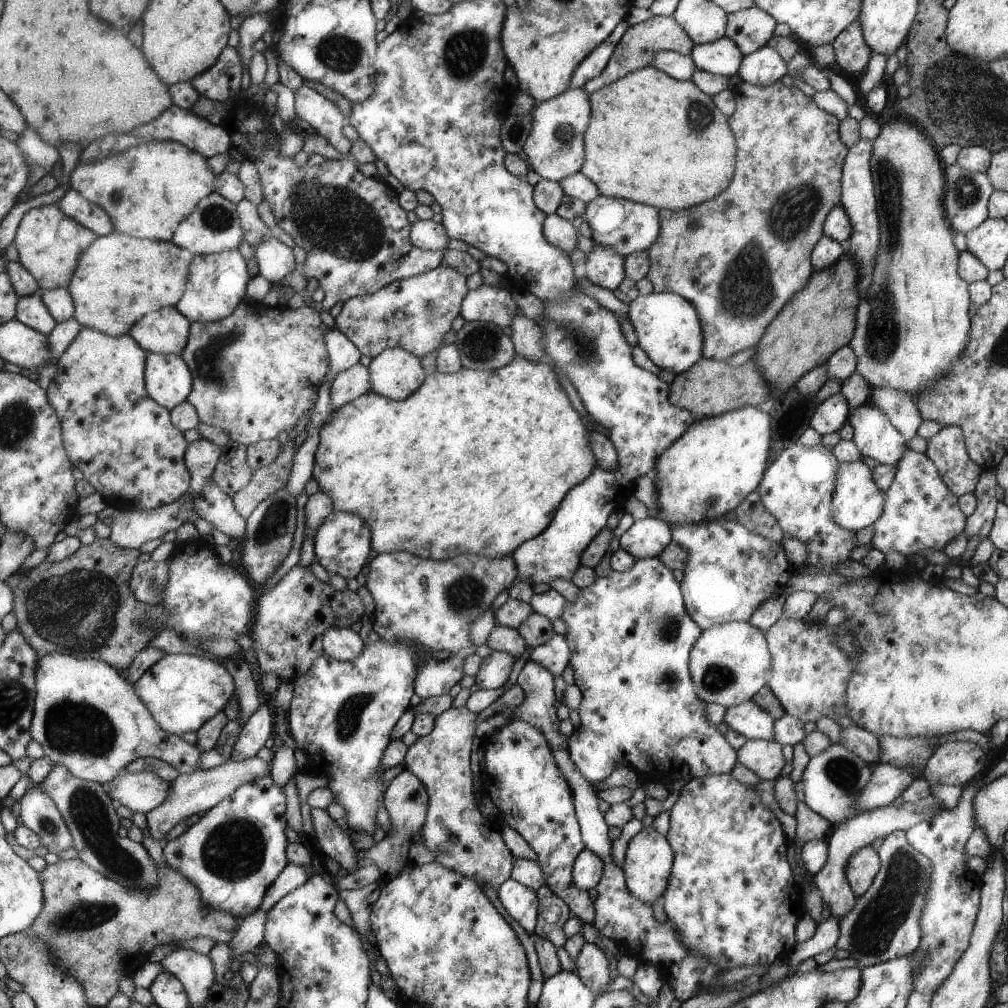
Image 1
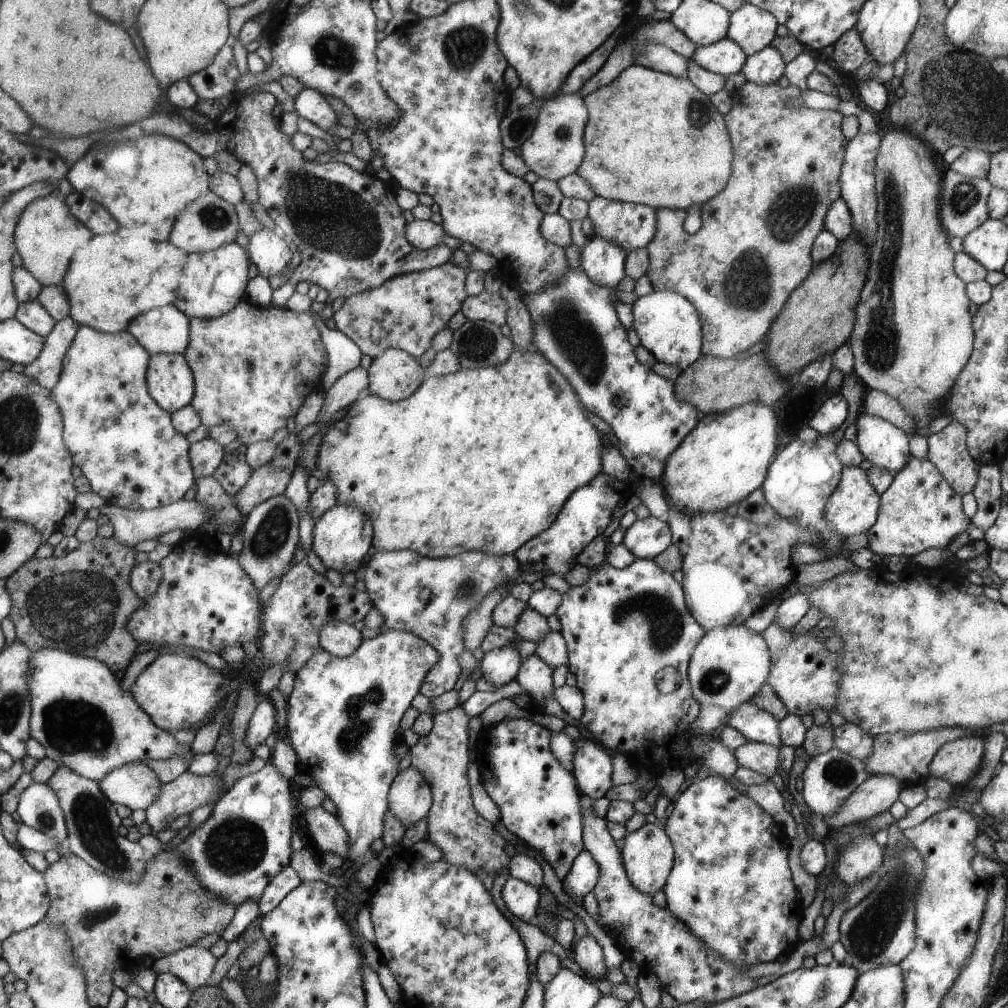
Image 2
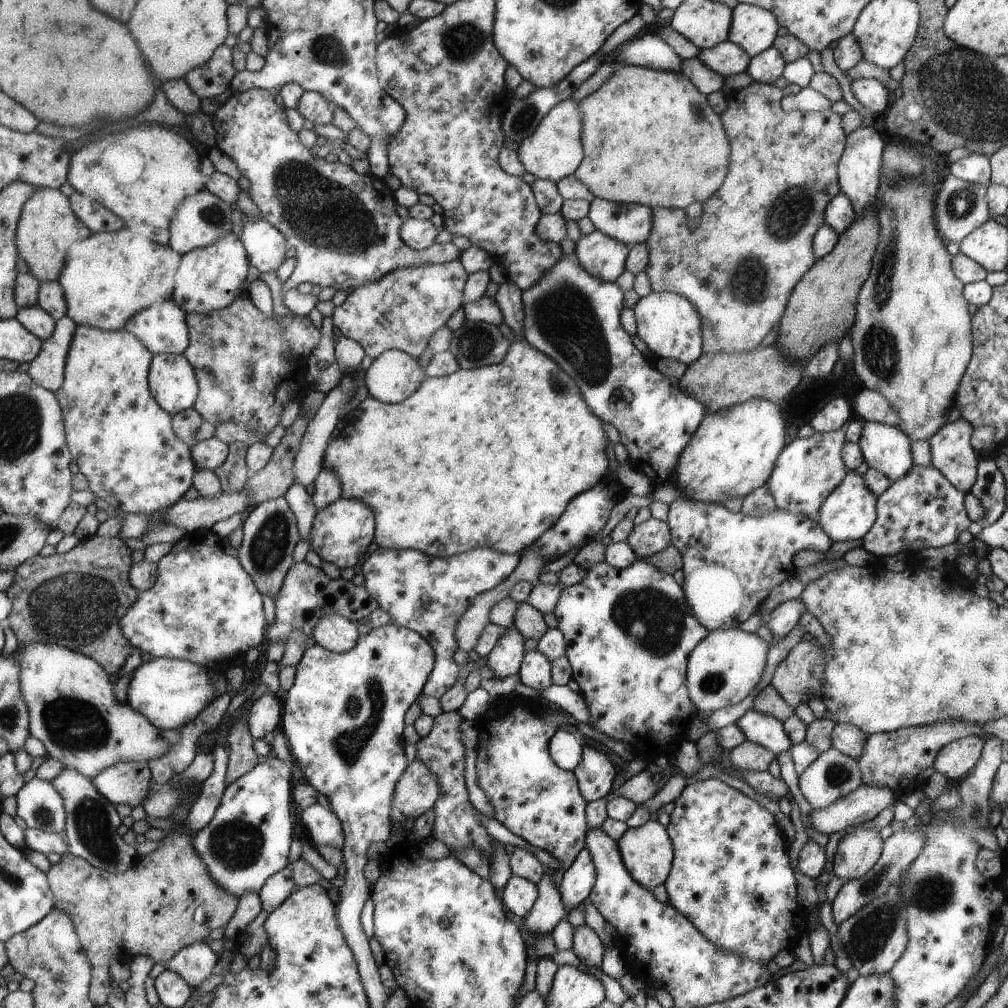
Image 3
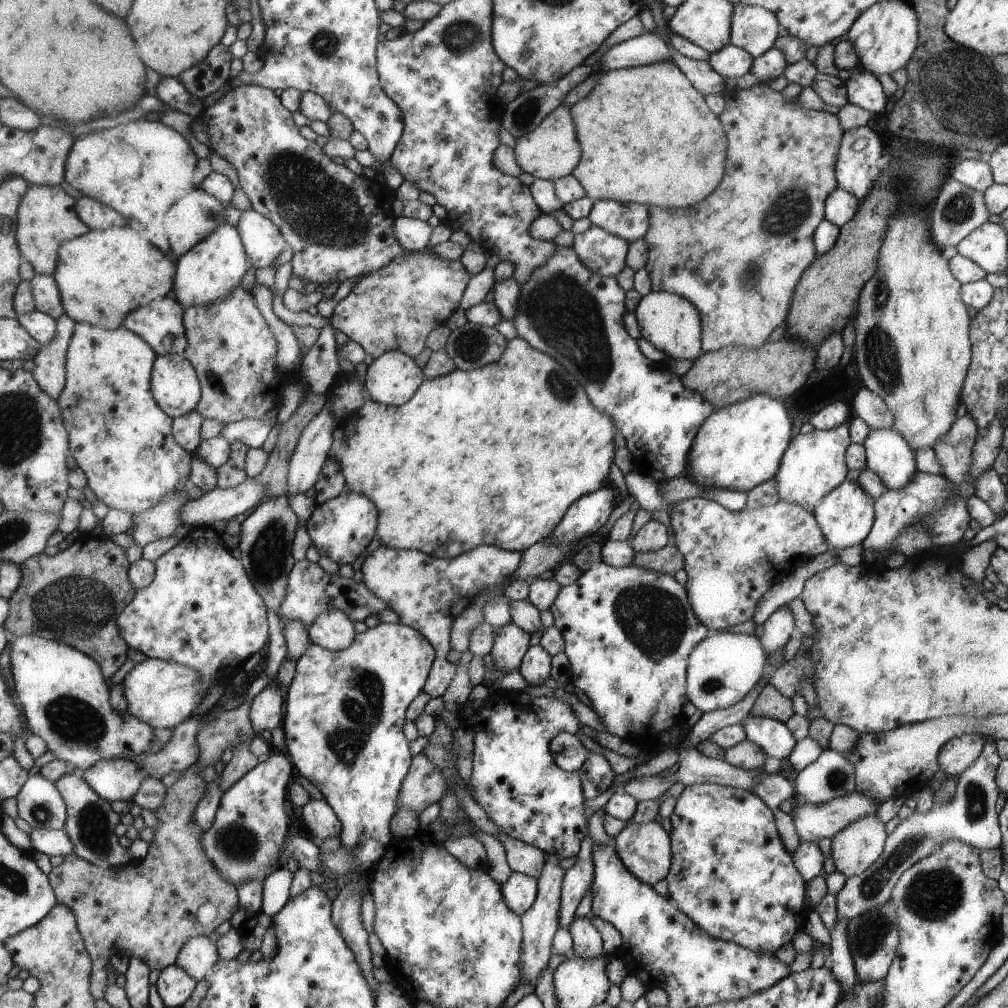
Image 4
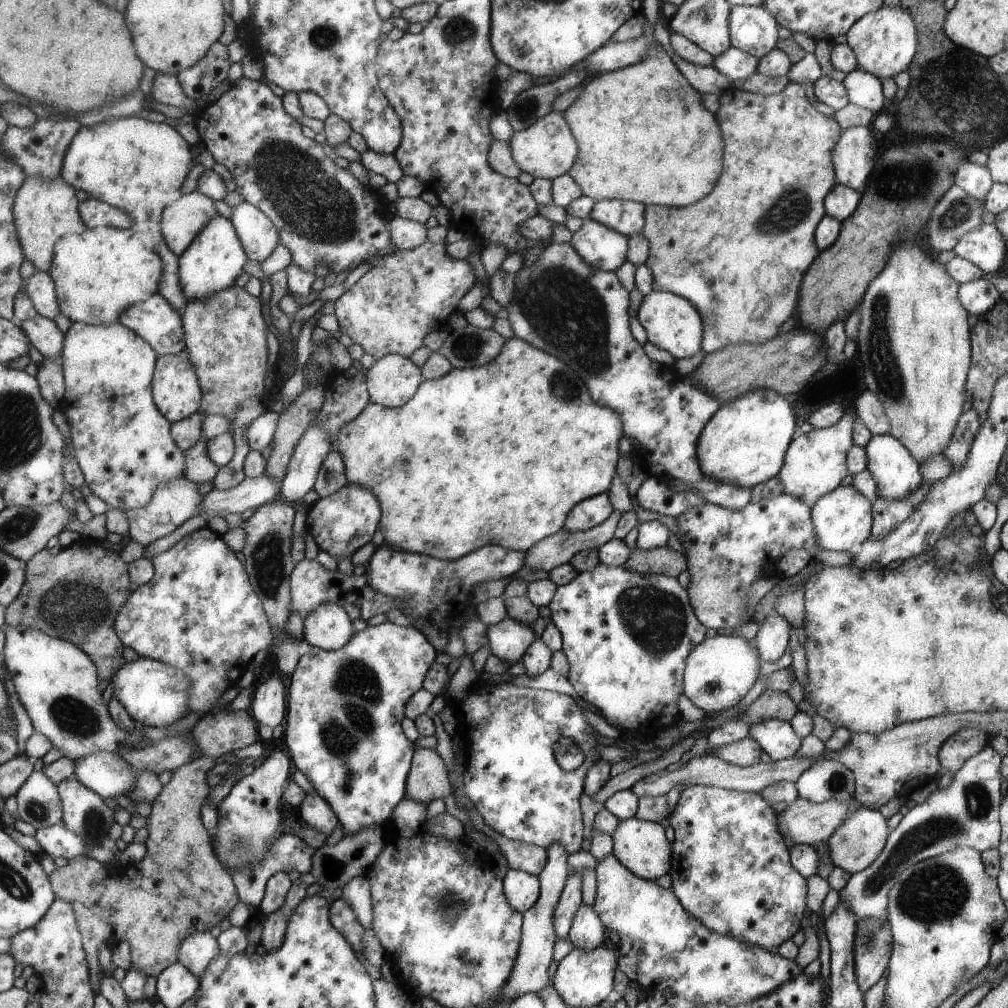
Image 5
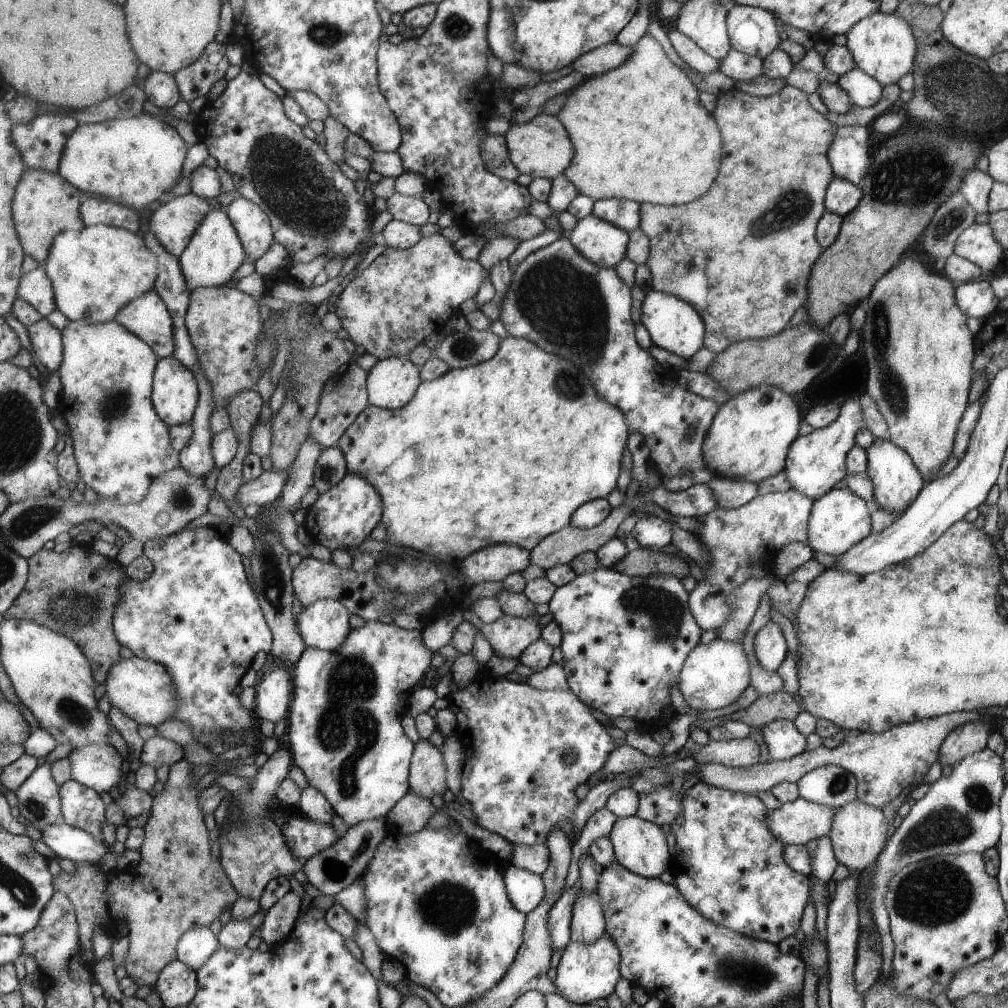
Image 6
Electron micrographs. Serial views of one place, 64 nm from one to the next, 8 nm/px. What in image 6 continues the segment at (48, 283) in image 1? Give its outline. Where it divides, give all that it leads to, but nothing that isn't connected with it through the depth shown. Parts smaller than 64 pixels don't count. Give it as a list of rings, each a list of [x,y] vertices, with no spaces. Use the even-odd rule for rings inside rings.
[[[27,169],[16,188],[14,217],[24,251],[40,266],[50,258],[54,240],[63,231],[82,231],[86,224],[82,217],[81,189],[71,184],[60,172],[48,173],[41,169]]]

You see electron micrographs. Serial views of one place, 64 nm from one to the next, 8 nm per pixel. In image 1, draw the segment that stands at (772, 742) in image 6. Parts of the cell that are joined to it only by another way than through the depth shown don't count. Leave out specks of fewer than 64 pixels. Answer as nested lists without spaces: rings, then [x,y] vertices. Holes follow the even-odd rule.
[[[750,699],[725,709],[722,722],[747,739],[774,741],[774,721]]]

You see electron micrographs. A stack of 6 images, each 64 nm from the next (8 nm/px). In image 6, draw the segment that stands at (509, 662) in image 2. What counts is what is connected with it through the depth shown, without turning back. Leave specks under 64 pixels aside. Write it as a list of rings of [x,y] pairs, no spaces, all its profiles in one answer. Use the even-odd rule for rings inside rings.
[[[535,612],[527,618],[510,617],[503,613],[497,620],[490,623],[474,620],[474,625],[493,647],[495,655],[517,660],[525,648],[540,637],[538,618]]]

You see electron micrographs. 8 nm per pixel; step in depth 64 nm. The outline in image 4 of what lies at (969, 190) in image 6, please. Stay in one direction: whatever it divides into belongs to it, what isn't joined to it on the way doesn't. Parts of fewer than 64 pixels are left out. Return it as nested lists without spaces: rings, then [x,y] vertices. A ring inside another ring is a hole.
[[[963,159],[953,163],[949,170],[949,176],[979,192],[985,192],[992,183],[990,166],[979,159]]]

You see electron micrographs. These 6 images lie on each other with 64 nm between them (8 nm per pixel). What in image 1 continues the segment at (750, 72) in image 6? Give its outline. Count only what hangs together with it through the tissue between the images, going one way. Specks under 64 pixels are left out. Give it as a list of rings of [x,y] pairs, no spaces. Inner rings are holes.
[[[725,34],[708,43],[694,44],[690,55],[696,69],[725,77],[735,75],[743,60],[739,48]]]

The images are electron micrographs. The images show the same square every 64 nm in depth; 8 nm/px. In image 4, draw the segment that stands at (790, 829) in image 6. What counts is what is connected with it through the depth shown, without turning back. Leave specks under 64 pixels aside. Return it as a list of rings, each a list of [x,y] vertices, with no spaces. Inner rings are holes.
[[[853,791],[852,793],[835,797],[829,800],[829,802],[814,805],[805,802],[803,805],[798,805],[793,810],[792,821],[798,836],[799,842],[814,842],[816,843],[820,838],[831,839],[837,831],[844,829],[847,825],[850,825],[857,819],[861,819],[864,816],[875,815],[877,809],[882,803],[881,799],[875,799],[867,796],[863,793]]]

